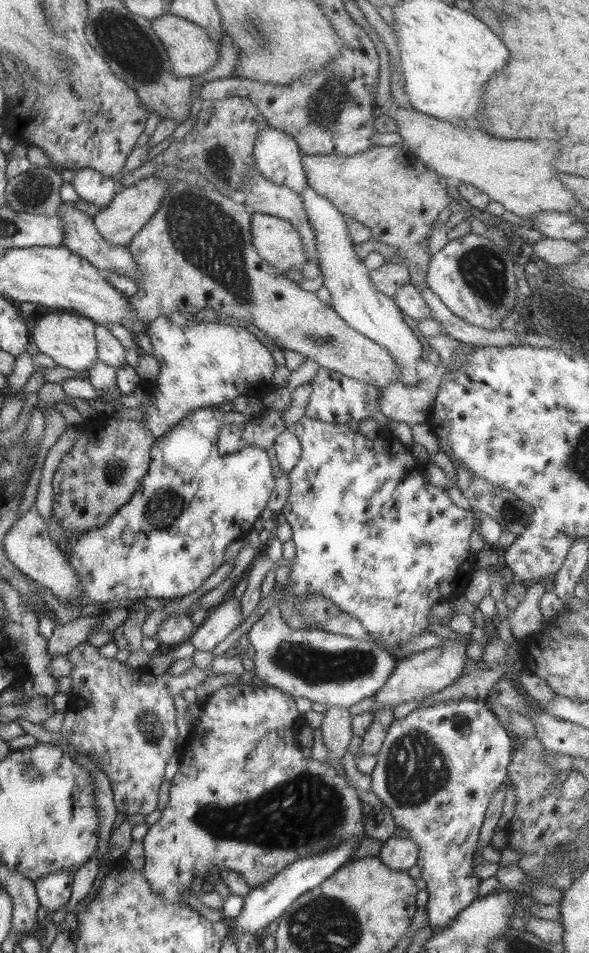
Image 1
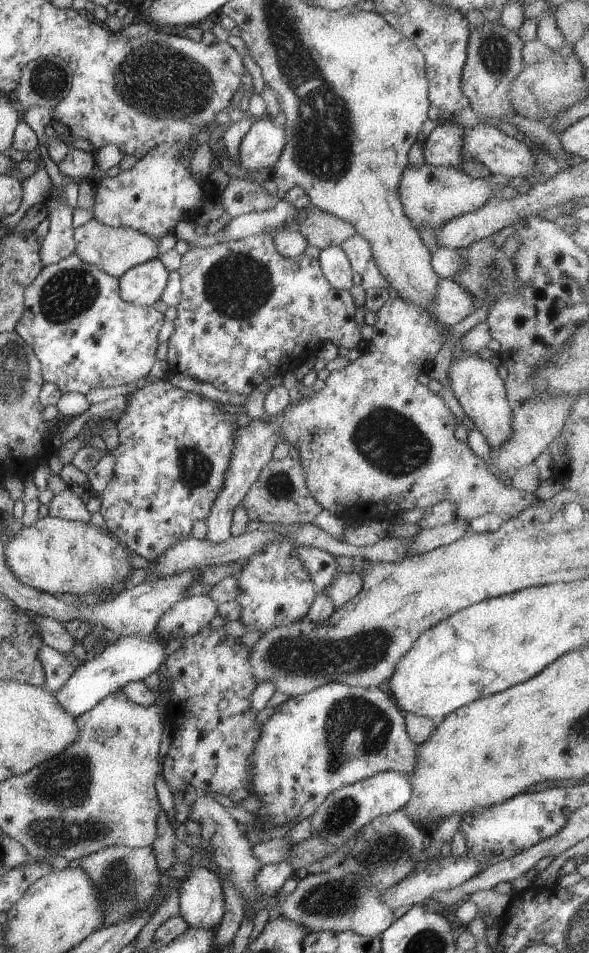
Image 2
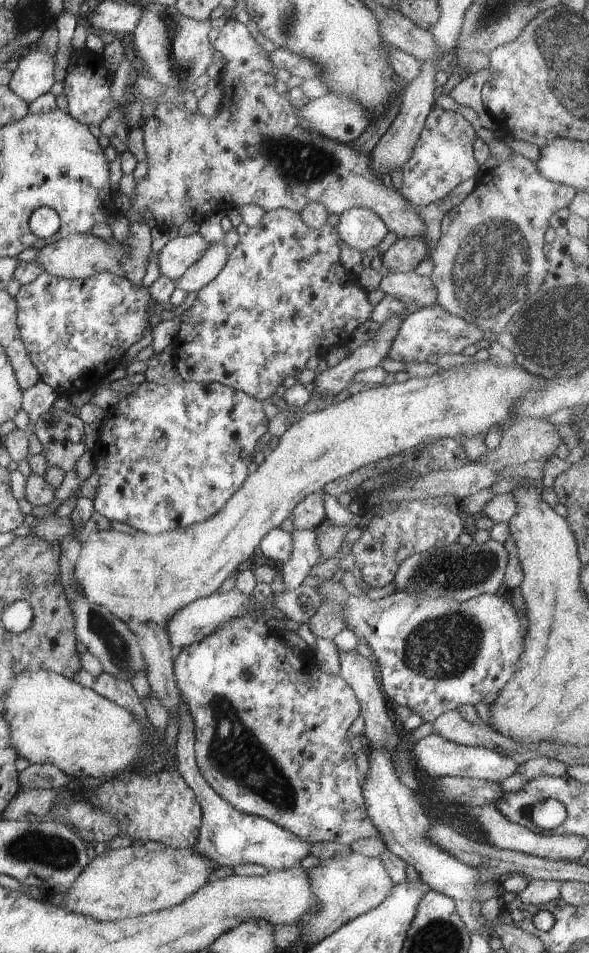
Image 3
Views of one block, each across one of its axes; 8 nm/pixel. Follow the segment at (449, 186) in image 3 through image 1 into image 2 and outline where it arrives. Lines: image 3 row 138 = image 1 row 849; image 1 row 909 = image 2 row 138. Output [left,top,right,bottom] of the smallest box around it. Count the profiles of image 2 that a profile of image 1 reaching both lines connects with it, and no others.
[422,122,464,168]

